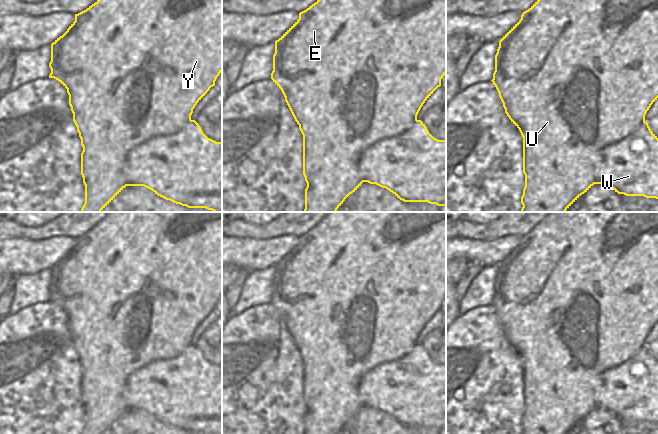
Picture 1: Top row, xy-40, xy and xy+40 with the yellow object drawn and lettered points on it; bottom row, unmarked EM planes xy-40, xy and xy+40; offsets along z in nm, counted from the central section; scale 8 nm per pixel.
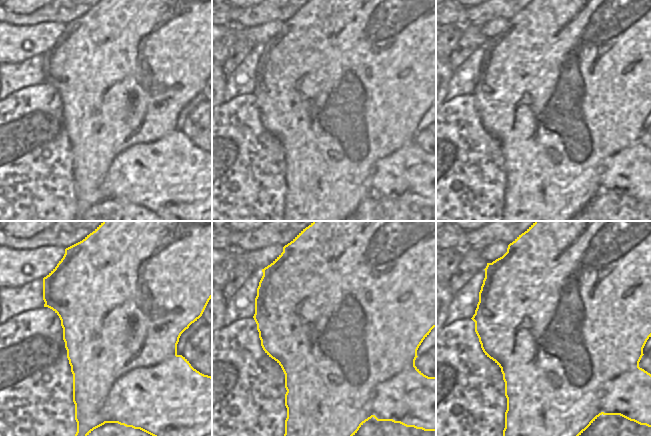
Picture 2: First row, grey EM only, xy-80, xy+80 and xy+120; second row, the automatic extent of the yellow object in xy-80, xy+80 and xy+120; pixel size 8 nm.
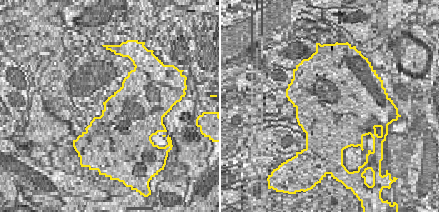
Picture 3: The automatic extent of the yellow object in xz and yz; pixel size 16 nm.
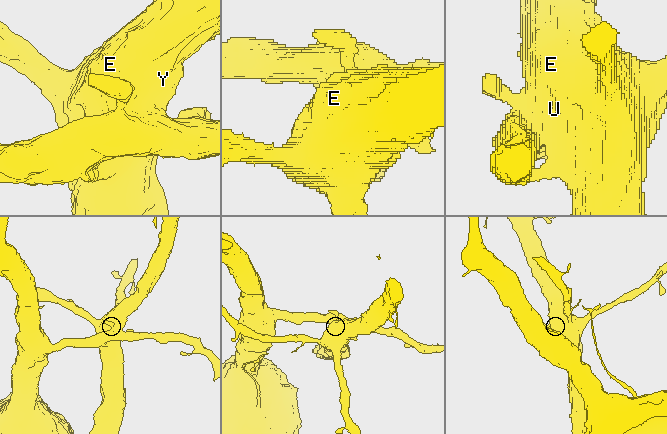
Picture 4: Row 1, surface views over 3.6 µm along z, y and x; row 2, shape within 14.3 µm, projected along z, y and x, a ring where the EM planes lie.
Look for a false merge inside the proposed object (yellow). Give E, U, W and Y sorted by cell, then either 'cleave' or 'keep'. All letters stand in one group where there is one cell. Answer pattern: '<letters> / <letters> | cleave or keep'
E U Y / W | cleave

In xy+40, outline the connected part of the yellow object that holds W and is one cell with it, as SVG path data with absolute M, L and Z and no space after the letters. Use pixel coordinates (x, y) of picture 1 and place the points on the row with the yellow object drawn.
M647 122L624 140L604 148L597 159L597 184L604 184L618 194L658 199L658 138Z

